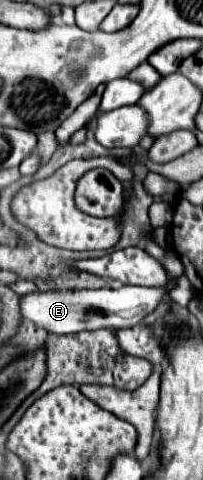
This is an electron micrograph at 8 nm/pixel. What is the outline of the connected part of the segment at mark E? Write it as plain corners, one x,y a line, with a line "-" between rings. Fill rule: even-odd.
171,283
165,289
155,287
133,287
125,285
121,289
49,289
35,291
19,297
19,317
31,321
35,327
45,329
55,335
73,335
81,331
97,329
127,329
139,325
141,319
155,311
163,295
169,291

